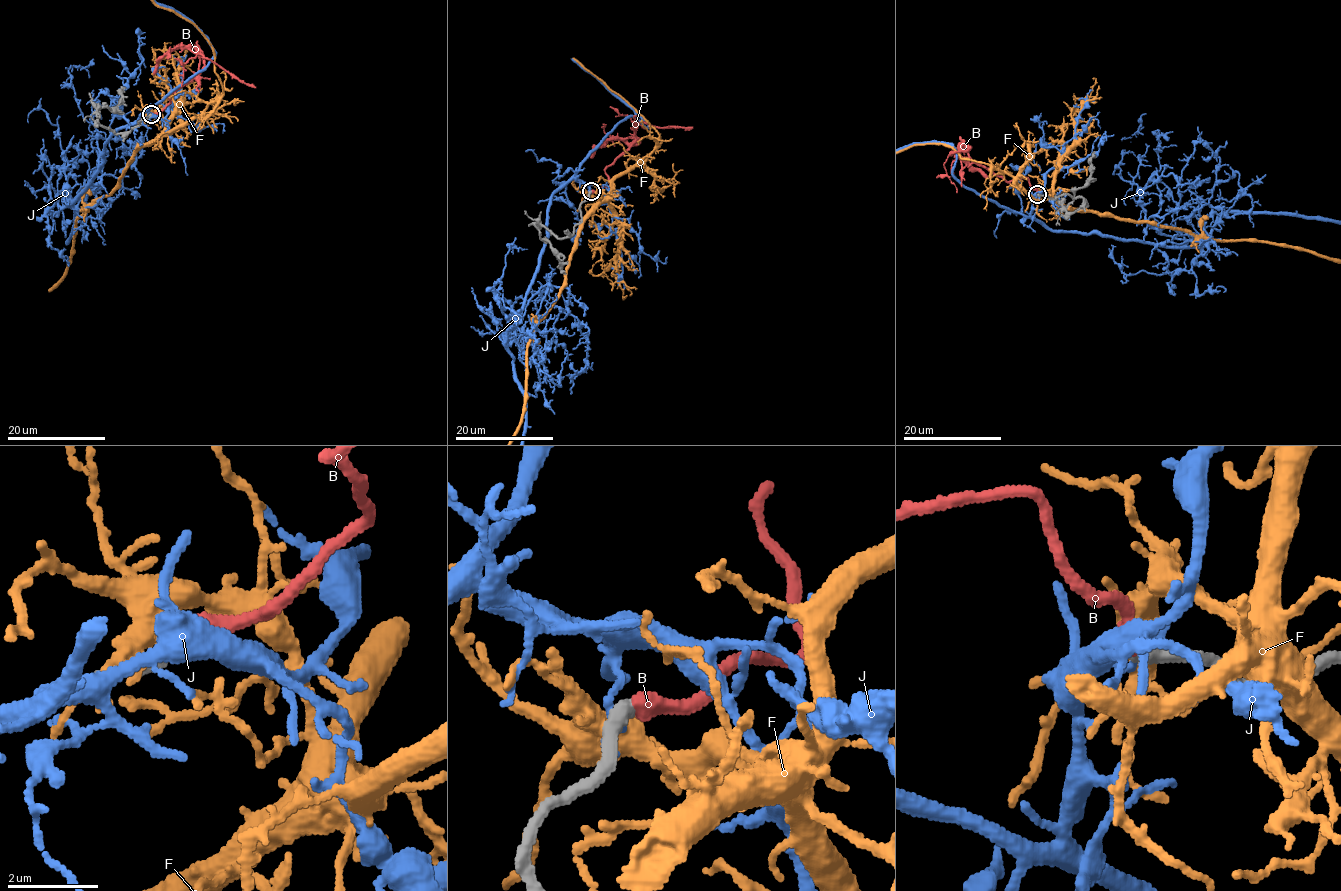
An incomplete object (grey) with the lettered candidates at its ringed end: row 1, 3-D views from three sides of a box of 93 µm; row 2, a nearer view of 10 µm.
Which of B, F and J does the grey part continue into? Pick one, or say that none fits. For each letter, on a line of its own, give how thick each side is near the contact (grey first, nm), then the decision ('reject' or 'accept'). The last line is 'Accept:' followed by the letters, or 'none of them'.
B: calibres 360 and 420 nm; accept
F: calibres 440 and 480 nm; reject
J: calibres 400 and 180 nm; reject
Accept: B

